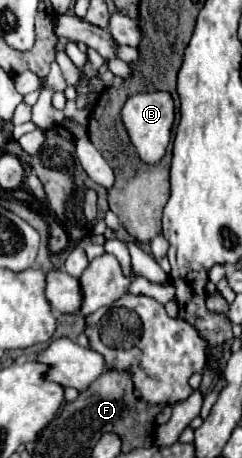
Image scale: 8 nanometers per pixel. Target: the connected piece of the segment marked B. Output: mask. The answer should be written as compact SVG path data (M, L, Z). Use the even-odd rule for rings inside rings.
M162 91L130 96L128 102L122 108L122 120L124 120L124 126L126 126L128 134L130 134L132 144L136 146L140 158L144 162L148 162L148 164L154 164L154 162L158 162L164 156L166 146L168 146L170 136L172 136L174 100L172 100L172 96L168 92Z

